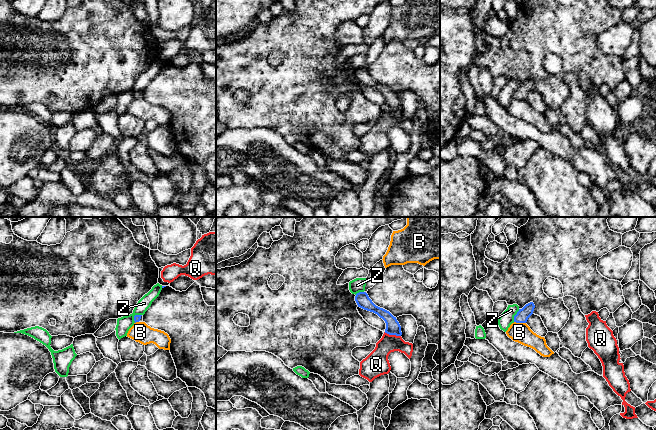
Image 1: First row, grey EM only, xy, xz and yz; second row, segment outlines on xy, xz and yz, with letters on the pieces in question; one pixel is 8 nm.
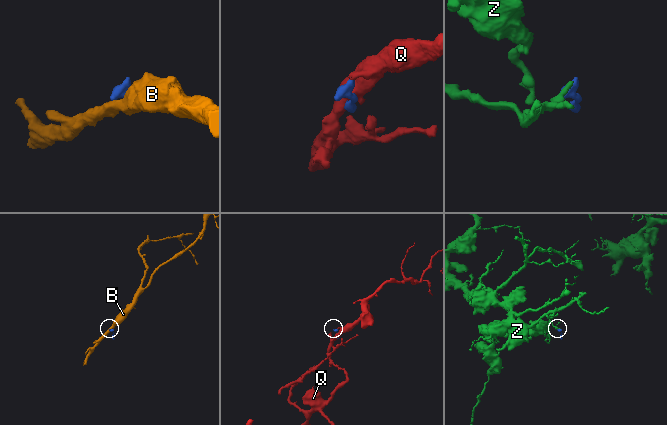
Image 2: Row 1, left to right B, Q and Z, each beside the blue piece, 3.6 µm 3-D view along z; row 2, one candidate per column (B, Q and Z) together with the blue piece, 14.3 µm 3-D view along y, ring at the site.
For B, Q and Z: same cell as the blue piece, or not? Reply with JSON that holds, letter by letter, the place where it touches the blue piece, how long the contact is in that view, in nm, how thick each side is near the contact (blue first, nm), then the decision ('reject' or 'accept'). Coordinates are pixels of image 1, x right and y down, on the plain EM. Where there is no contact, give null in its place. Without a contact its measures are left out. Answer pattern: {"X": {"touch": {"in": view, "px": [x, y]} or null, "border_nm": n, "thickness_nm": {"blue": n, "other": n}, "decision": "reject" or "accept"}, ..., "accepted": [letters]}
{"B": {"touch": {"in": "yz", "px": [520, 98]}, "border_nm": 100, "thickness_nm": {"blue": 100, "other": 160}, "decision": "reject"}, "Q": {"touch": {"in": "xz", "px": [392, 110]}, "border_nm": 140, "thickness_nm": {"blue": 120, "other": 180}, "decision": "reject"}, "Z": {"touch": {"in": "yz", "px": [515, 91]}, "border_nm": 120, "thickness_nm": {"blue": 100, "other": 110}, "decision": "reject"}, "accepted": []}

